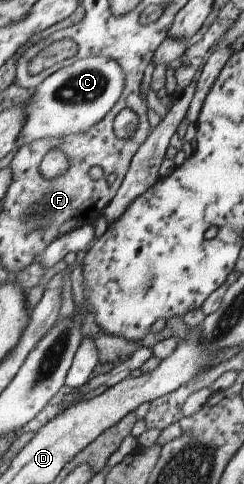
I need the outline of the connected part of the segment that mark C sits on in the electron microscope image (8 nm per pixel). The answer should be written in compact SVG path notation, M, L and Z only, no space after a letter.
M90 56L69 61L68 65L48 76L27 101L26 122L18 136L18 148L44 138L62 138L86 132L101 122L118 102L126 86L126 76L116 60Z

